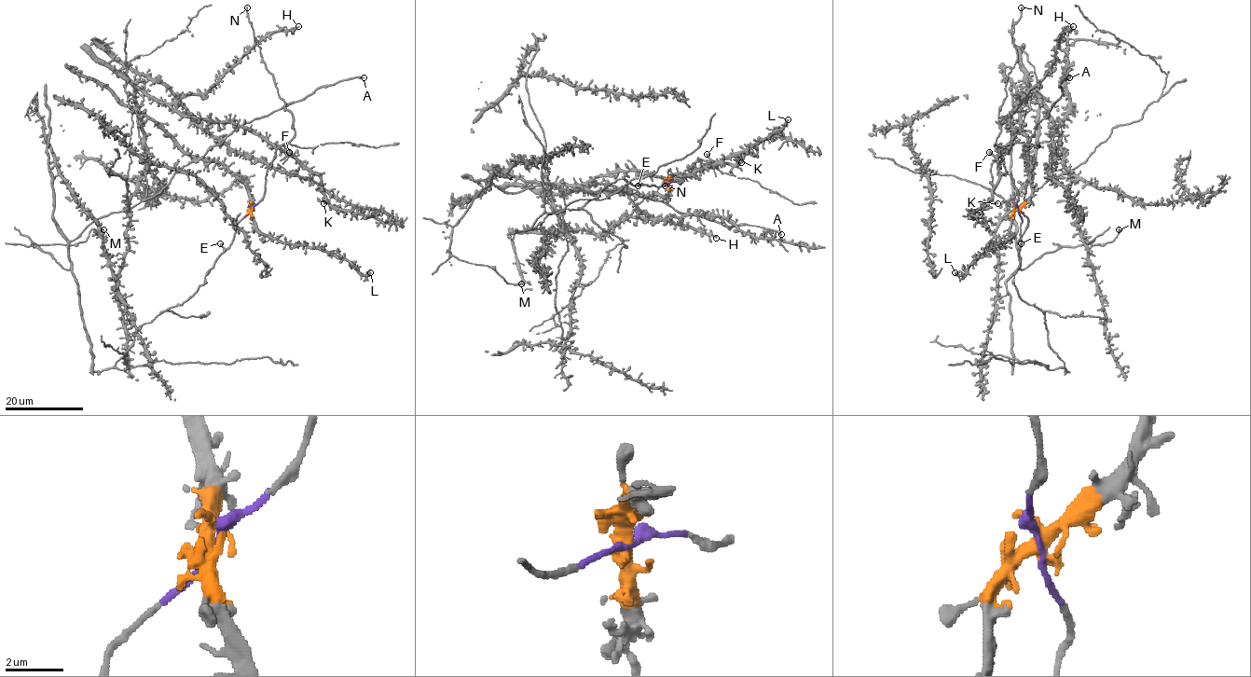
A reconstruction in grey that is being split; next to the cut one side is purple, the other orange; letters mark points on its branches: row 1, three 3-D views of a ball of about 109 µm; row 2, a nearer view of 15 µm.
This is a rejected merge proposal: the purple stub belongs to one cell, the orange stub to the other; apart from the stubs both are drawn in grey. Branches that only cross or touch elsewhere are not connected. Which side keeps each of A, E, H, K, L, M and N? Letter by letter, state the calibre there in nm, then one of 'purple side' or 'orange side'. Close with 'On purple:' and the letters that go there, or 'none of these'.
A: 240 nm thick; orange side
E: 360 nm thick; purple side
H: 300 nm thick; orange side
K: 280 nm thick; orange side
L: 360 nm thick; orange side
M: 300 nm thick; orange side
N: 180 nm thick; purple side
On purple: E, N

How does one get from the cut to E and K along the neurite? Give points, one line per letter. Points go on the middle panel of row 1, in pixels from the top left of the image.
E: (668, 183), (656, 186), (638, 186)
K: (668, 183), (666, 197), (555, 185), (545, 195), (614, 172), (678, 179), (705, 164), (741, 162)

